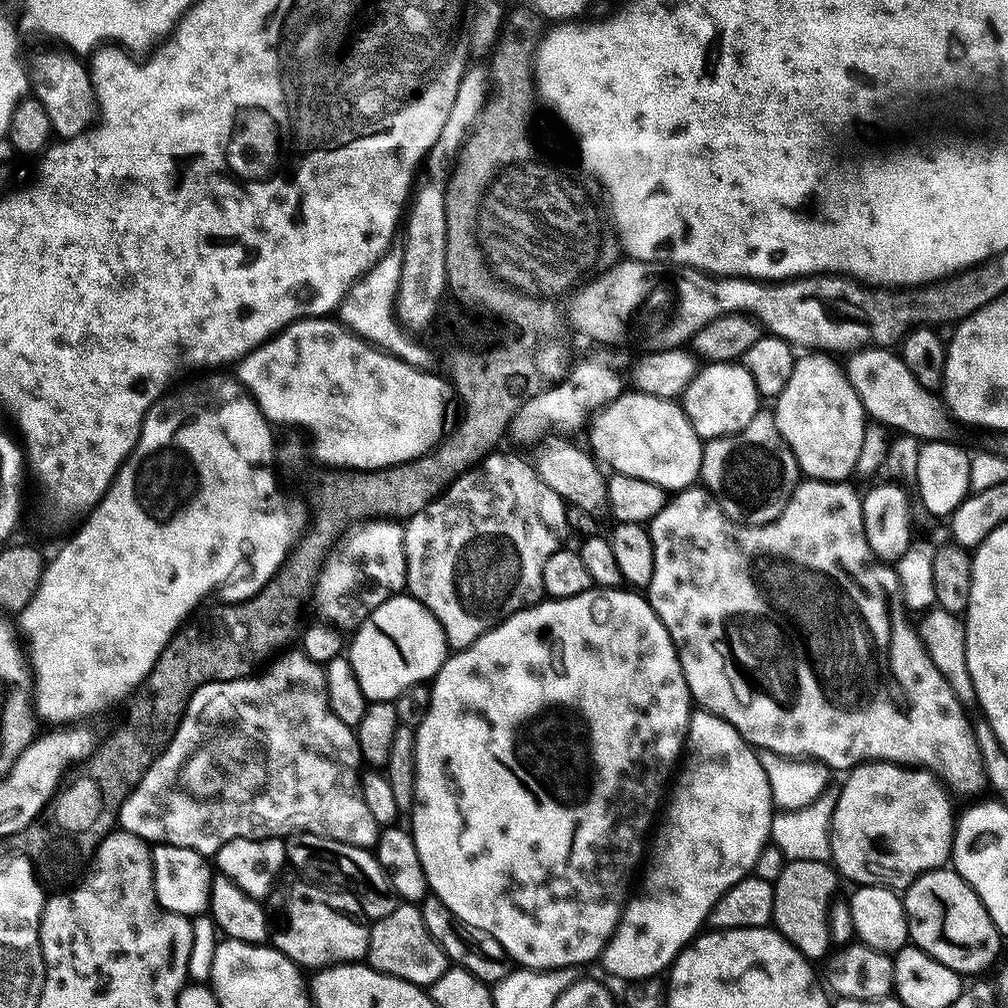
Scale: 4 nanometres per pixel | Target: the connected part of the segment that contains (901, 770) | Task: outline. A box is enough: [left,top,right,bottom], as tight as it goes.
[832,759,957,890]

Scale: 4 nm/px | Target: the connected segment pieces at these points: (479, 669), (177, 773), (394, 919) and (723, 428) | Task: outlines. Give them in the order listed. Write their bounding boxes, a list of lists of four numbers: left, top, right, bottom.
[[410,586,694,969],[118,650,382,858],[366,902,450,986],[682,362,762,441]]

